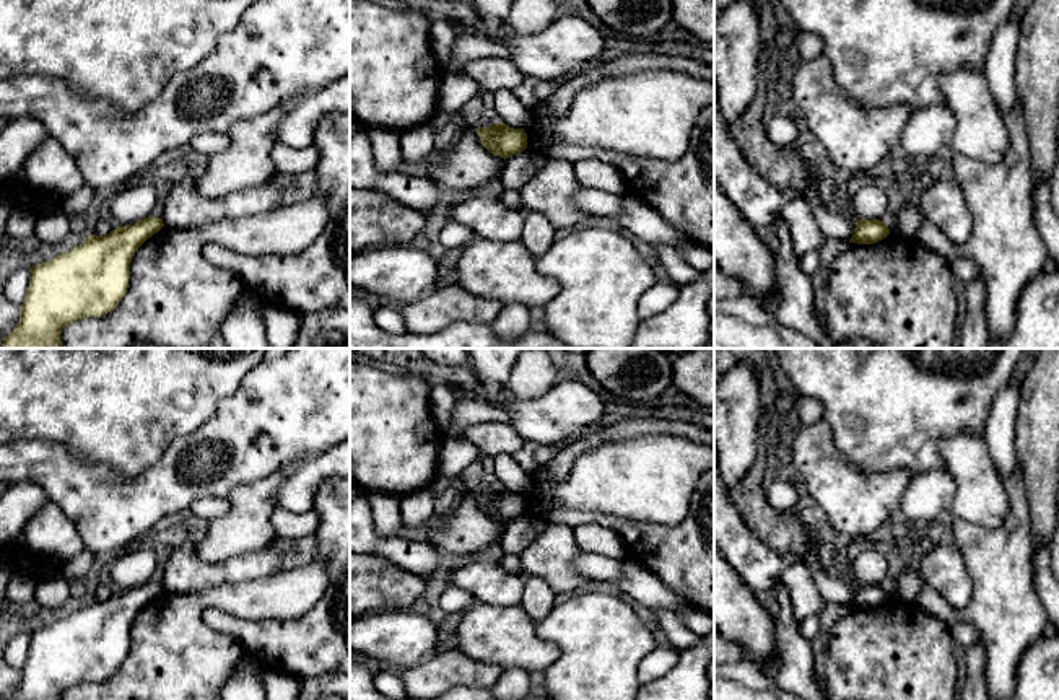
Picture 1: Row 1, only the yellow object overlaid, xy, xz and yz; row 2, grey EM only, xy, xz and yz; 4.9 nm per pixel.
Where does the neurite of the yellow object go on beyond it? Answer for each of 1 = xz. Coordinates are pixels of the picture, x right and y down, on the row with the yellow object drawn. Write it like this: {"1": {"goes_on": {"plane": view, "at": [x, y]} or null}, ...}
{"1": {"goes_on": null}}

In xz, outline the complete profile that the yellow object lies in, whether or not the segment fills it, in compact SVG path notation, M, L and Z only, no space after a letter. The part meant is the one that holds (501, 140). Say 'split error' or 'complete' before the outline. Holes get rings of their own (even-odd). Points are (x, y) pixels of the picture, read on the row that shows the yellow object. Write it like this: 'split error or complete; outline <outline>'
complete; outline M498 122L493 127L478 127L475 130L482 145L495 156L506 160L527 148L527 133L524 129L514 129Z

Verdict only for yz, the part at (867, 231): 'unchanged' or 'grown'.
unchanged

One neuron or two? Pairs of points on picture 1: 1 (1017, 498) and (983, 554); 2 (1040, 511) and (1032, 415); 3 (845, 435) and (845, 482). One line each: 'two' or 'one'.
1: one
2: one
3: two

